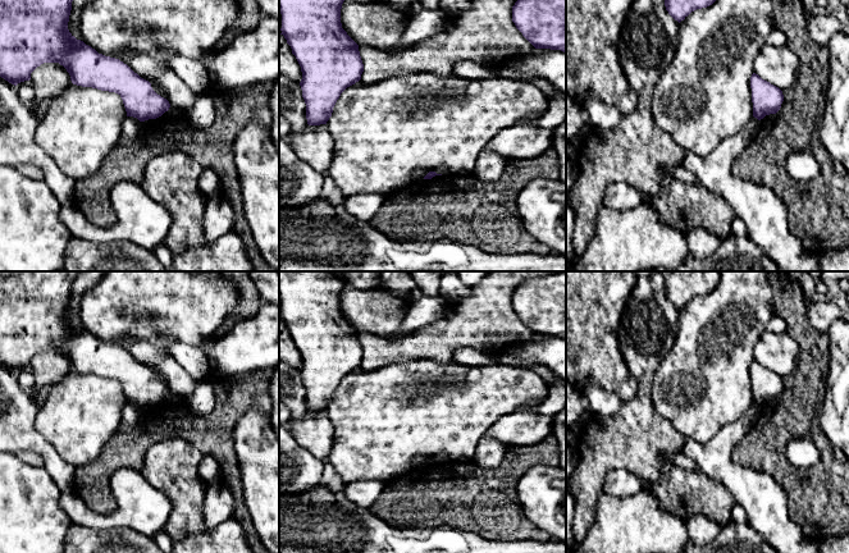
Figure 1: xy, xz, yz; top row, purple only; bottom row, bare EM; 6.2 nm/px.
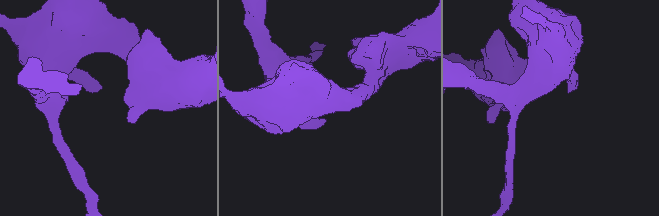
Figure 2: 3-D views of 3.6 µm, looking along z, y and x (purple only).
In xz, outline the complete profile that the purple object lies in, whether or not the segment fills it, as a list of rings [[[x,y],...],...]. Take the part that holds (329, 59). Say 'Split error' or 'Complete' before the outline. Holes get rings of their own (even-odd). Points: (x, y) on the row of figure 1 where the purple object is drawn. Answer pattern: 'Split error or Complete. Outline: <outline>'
Complete. Outline: [[[279,0],[282,33],[296,56],[302,79],[300,82],[306,104],[309,125],[327,124],[341,93],[361,79],[364,64],[359,45],[347,35],[341,23],[344,0]]]

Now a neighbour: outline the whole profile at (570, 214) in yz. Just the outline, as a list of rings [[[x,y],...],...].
[[[566,192],[566,270],[570,262],[575,257],[574,248],[572,248],[575,219],[576,215],[570,204],[569,192]]]

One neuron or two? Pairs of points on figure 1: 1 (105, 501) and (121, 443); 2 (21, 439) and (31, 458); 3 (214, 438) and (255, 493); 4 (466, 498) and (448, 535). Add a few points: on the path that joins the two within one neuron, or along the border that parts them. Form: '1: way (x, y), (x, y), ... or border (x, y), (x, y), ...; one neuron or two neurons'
1: way (103, 487), (103, 467), (113, 457); one neuron
2: border (14, 452), (35, 451), (45, 465); two neurons
3: border (233, 430), (233, 448), (237, 460); two neurons
4: border (423, 526), (468, 528), (477, 534); two neurons

